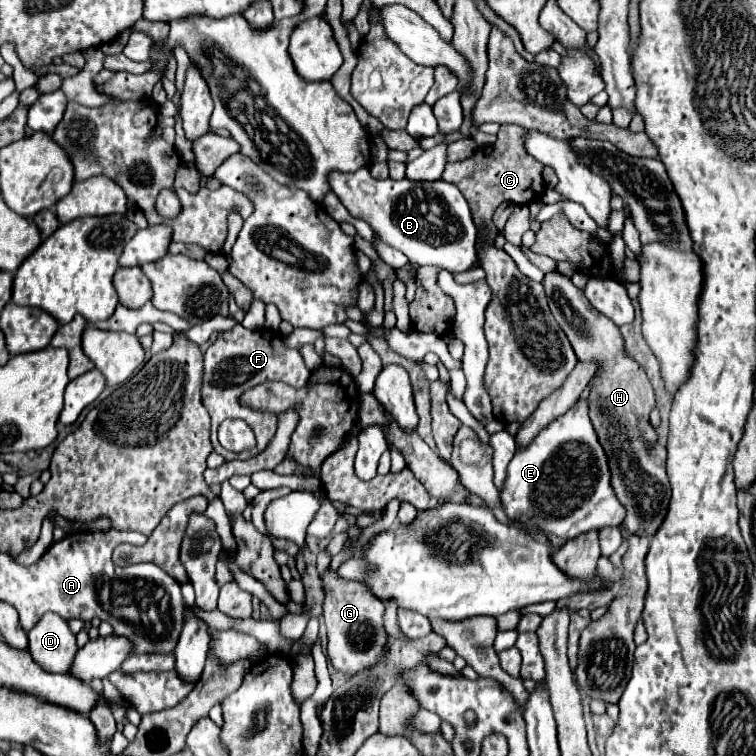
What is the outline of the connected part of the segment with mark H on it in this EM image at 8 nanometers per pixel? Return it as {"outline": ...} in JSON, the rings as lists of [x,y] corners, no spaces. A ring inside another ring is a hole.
{"outline":[[[550,271],[546,273],[542,285],[548,295],[550,311],[558,325],[564,329],[566,337],[570,339],[576,357],[580,361],[596,359],[600,363],[600,369],[604,369],[588,395],[590,419],[608,455],[614,491],[618,499],[626,505],[628,513],[624,523],[628,531],[646,531],[652,537],[658,525],[662,525],[670,501],[670,485],[666,475],[666,447],[656,445],[648,453],[636,429],[636,417],[648,417],[654,407],[652,385],[644,369],[640,369],[640,365],[624,353],[624,343],[618,327],[608,317],[590,307],[590,301],[584,297],[584,291],[578,289],[570,281],[570,277],[558,271]]]}

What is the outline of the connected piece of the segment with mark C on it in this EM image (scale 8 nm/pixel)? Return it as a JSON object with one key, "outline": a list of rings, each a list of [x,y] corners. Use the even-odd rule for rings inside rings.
{"outline":[[[502,125],[498,131],[498,141],[490,147],[478,147],[468,159],[448,163],[442,179],[458,185],[466,201],[470,203],[474,223],[476,225],[486,225],[490,229],[490,237],[496,237],[496,227],[492,225],[492,213],[494,209],[506,201],[506,203],[516,203],[516,205],[528,205],[534,201],[540,201],[546,185],[542,179],[544,165],[530,157],[524,147],[526,139],[526,129],[518,125]]]}

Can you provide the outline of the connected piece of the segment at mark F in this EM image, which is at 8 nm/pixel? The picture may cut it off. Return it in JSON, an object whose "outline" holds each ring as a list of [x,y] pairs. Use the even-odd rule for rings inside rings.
{"outline":[[[236,325],[232,331],[222,331],[218,333],[218,341],[212,343],[206,353],[204,353],[204,387],[202,387],[202,403],[206,405],[210,417],[212,417],[212,443],[214,443],[214,451],[220,453],[226,461],[232,459],[250,459],[256,457],[258,453],[264,451],[264,447],[268,447],[268,443],[272,441],[272,435],[276,433],[278,417],[274,413],[256,413],[250,411],[246,407],[242,407],[238,403],[238,397],[248,389],[254,387],[258,383],[267,381],[284,381],[290,383],[296,389],[306,387],[308,383],[308,369],[304,367],[302,355],[296,349],[290,349],[282,335],[272,331],[272,329],[246,329],[242,325]],[[228,417],[238,417],[244,419],[254,435],[256,435],[256,449],[248,451],[248,453],[228,453],[216,439],[216,427],[228,419]]]}

